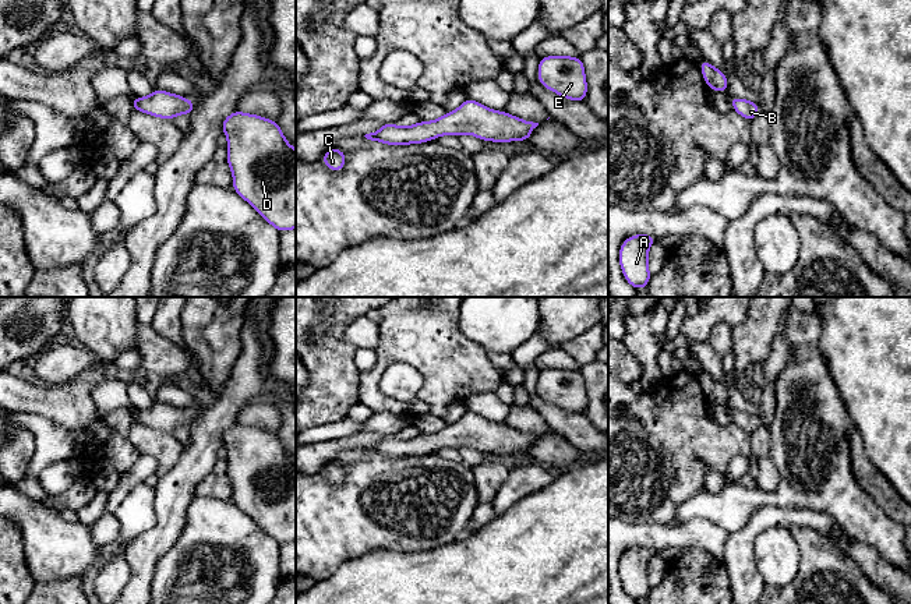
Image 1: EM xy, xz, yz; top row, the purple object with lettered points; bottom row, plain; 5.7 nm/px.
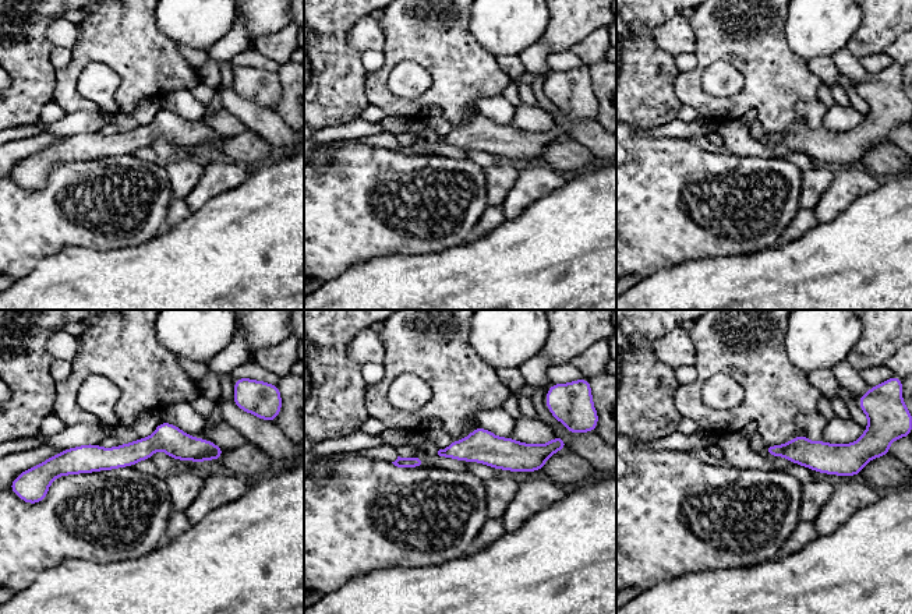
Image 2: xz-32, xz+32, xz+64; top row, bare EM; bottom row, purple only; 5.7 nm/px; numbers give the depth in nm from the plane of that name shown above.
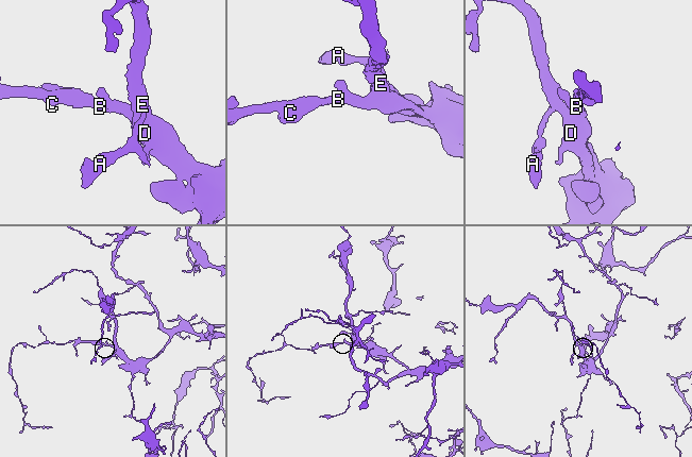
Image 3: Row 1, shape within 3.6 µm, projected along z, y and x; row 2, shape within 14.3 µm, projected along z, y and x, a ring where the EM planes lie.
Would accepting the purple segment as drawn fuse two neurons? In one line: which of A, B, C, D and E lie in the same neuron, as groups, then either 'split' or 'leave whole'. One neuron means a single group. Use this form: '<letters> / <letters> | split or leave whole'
A B C D E | leave whole

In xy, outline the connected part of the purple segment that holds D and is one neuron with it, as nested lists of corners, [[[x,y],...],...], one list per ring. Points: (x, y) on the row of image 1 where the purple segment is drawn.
[[[234,110],[222,121],[222,133],[227,135],[226,162],[233,173],[233,184],[230,187],[279,233],[296,229],[296,149],[286,141],[279,123]]]

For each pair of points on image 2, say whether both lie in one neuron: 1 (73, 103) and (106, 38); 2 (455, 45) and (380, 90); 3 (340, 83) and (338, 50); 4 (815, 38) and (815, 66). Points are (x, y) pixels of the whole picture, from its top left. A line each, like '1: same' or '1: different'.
1: same
2: same
3: same
4: different

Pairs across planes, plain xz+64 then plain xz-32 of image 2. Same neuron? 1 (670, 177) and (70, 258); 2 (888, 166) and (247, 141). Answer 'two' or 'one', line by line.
1: two
2: one

